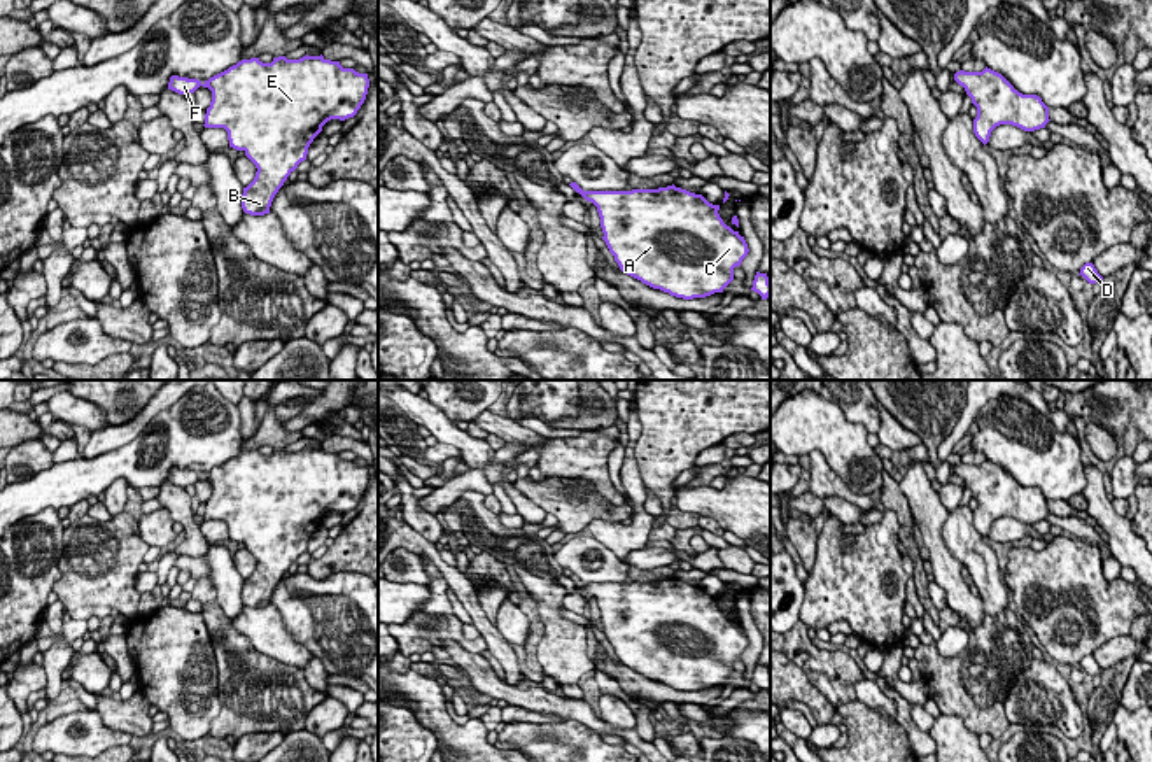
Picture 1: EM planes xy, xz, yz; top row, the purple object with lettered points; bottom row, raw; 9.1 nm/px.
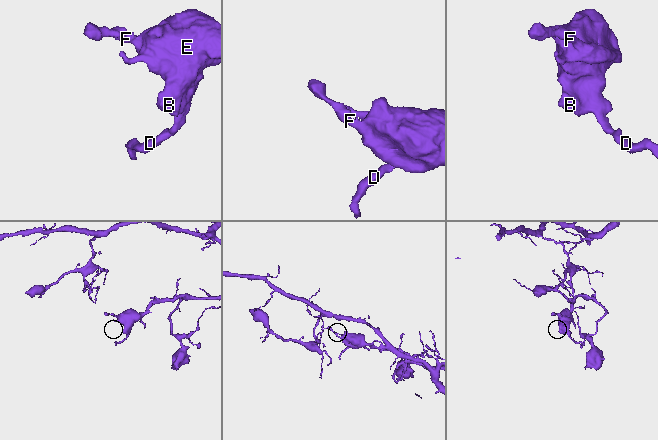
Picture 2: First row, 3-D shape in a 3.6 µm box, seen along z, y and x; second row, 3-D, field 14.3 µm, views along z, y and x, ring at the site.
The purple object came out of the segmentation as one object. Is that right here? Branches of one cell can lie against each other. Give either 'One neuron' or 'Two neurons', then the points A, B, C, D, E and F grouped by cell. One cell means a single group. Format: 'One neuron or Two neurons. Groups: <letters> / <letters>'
One neuron. Groups: A B C D E F

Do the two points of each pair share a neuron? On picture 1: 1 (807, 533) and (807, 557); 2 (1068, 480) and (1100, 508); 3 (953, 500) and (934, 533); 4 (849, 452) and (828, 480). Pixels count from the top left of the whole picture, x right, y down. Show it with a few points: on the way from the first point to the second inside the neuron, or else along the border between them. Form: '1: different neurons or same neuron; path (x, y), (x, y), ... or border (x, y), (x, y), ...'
1: same neuron; path (807, 538), (807, 552)
2: different neurons; border (1084, 466), (1086, 487), (1081, 493)
3: different neurons; border (937, 493), (948, 510)
4: different neurons; border (809, 452), (818, 451), (855, 493), (867, 496)

